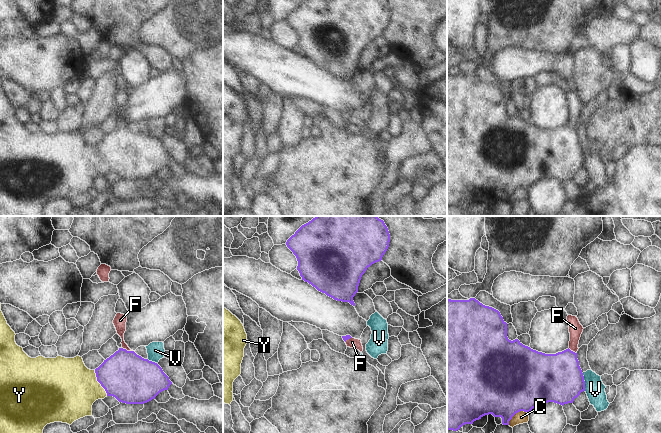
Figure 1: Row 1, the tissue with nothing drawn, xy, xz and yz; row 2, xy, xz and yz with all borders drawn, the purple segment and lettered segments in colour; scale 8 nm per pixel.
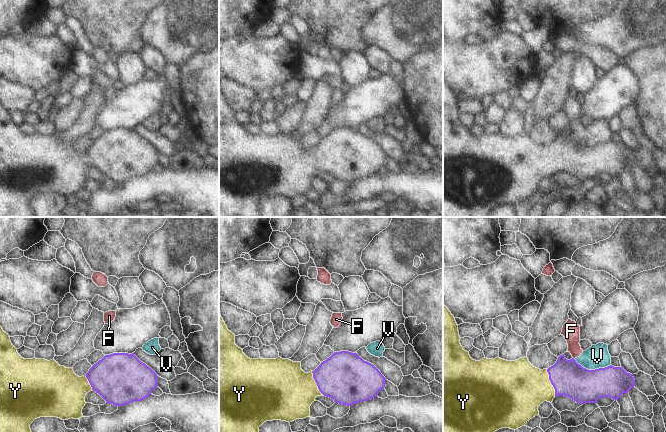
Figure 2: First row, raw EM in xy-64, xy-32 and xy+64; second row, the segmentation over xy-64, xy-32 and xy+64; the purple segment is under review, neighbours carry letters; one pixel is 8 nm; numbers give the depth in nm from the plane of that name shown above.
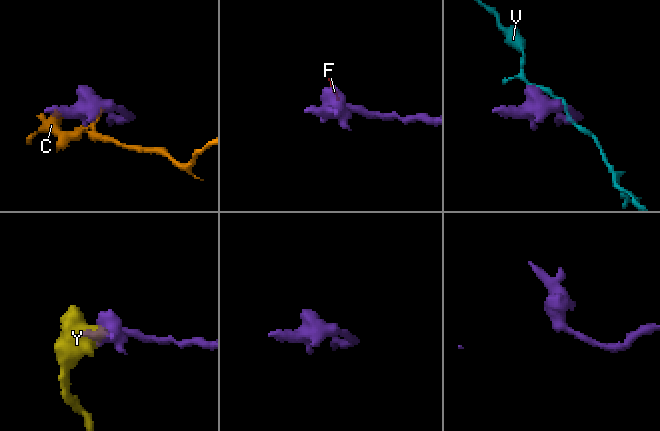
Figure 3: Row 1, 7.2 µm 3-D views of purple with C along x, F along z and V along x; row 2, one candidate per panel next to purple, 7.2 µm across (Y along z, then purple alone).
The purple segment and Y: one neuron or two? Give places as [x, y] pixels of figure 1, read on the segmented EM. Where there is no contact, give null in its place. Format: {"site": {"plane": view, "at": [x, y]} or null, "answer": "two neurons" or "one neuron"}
{"site": {"plane": "xy", "at": [99, 382]}, "answer": "one neuron"}

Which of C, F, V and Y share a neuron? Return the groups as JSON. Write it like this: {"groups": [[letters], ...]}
{"groups": [["C"], ["F", "V"], ["Y"]]}

